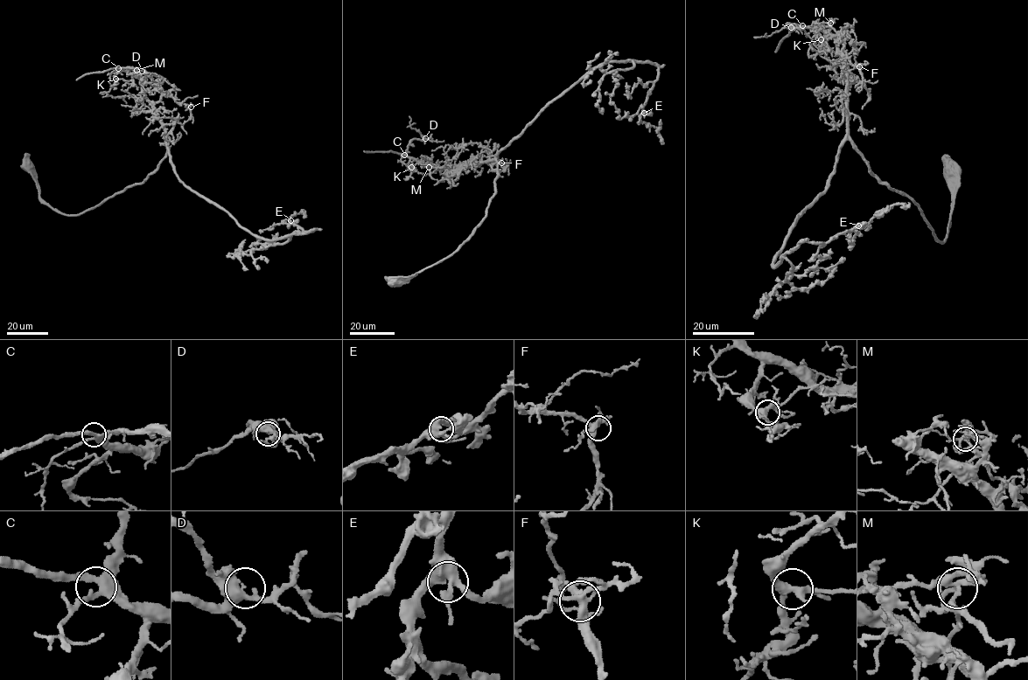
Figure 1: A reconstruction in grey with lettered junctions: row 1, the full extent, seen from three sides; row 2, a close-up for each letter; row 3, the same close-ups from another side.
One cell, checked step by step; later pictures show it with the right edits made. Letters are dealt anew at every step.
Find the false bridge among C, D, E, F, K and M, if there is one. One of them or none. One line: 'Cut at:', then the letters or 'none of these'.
Cut at: M

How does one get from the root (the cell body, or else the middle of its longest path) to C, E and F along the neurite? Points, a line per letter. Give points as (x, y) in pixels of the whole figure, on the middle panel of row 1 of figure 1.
C: (393, 281), (392, 278), (416, 274), (457, 251), (486, 215), (498, 175), (495, 160), (450, 170), (404, 155)
E: (393, 281), (467, 240), (494, 191), (499, 152), (590, 72), (614, 61), (654, 64), (658, 79), (644, 113)
F: (393, 281), (451, 256), (467, 240), (486, 215), (498, 165), (495, 160), (463, 168), (466, 162), (501, 163)

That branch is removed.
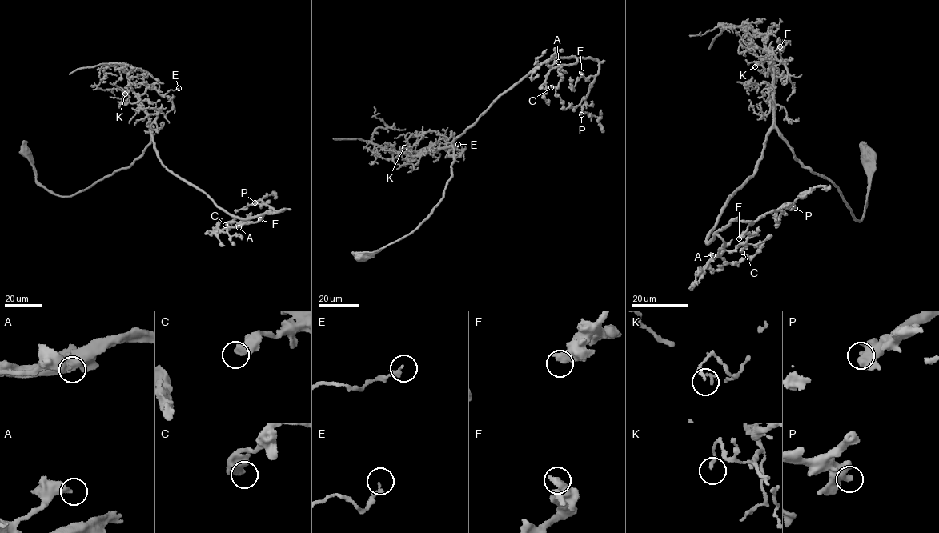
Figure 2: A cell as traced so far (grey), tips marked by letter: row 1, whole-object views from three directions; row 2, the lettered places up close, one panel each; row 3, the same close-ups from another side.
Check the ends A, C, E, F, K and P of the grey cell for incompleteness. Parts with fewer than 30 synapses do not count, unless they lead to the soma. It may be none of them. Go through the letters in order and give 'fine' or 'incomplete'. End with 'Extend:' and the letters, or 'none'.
A: fine
C: fine
E: fine
F: fine
K: fine
P: fine
Extend: none

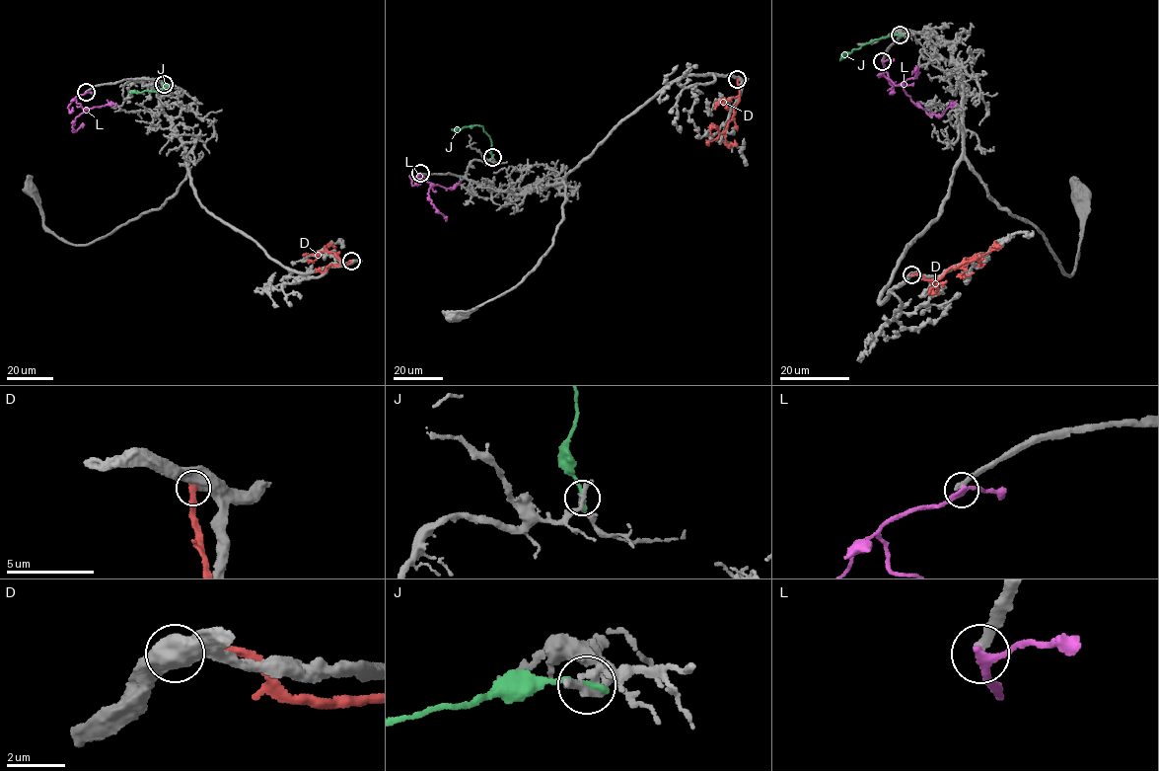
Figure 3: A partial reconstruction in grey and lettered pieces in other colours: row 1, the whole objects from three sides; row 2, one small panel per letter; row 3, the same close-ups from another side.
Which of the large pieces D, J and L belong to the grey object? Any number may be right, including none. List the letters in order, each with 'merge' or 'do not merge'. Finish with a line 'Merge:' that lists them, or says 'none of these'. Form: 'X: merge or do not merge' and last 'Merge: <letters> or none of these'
D: do not merge
J: do not merge
L: do not merge
Merge: none of these

